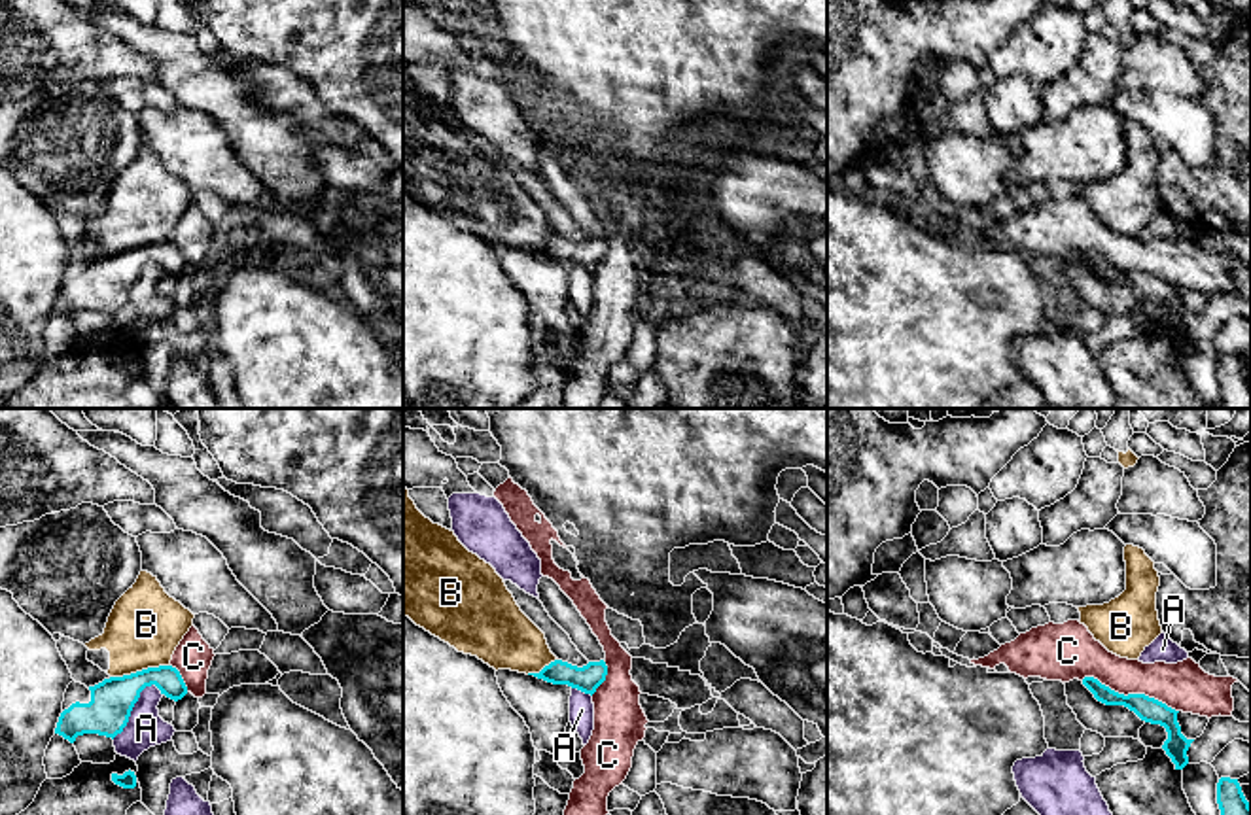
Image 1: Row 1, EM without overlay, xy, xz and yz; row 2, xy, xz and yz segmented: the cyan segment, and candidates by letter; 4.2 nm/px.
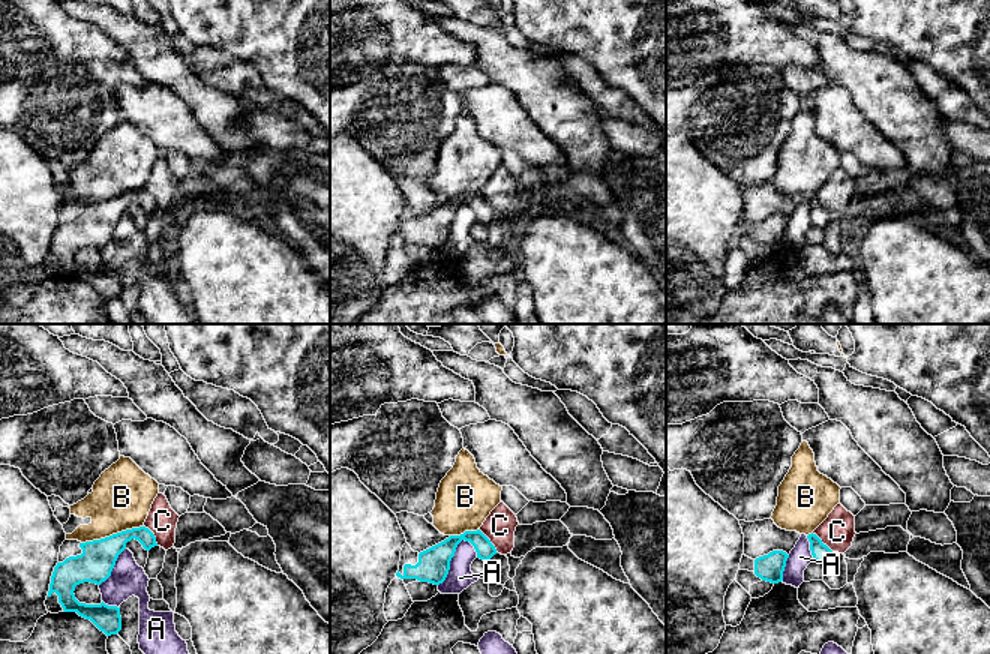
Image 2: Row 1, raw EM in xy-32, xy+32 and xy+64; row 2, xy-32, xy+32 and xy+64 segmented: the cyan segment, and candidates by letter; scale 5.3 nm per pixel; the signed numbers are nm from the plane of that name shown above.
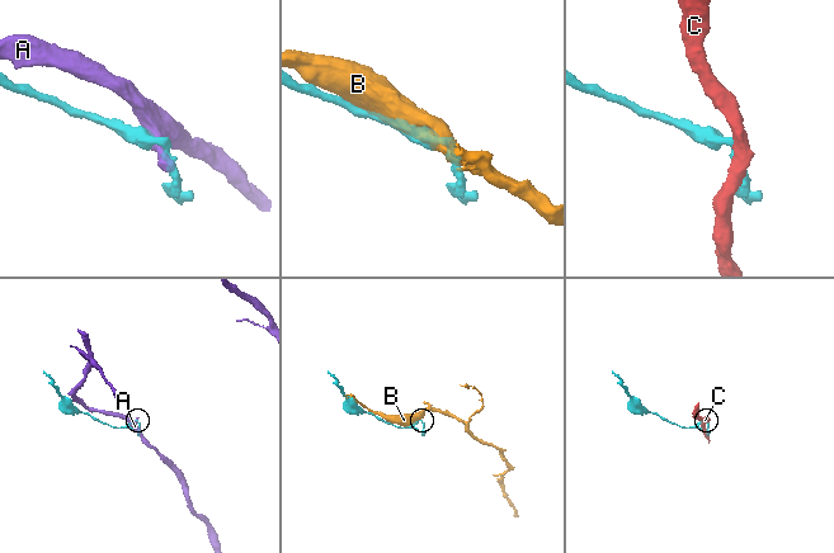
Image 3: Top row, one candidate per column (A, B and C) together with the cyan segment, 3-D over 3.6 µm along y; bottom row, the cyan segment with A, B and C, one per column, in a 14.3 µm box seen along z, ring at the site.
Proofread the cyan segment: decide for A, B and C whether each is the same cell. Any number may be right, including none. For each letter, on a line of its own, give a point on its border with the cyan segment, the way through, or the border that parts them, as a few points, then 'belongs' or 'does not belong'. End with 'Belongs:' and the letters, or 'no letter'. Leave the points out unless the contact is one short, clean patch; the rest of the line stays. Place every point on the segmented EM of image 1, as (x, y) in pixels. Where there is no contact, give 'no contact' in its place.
A: meets cyan in xy at (131, 710); does not belong
B: meets cyan in xy at (139, 672); does not belong
C: meets cyan in yz at (1130, 694); does not belong
Belongs: no letter

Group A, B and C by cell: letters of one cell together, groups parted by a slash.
A / B / C

